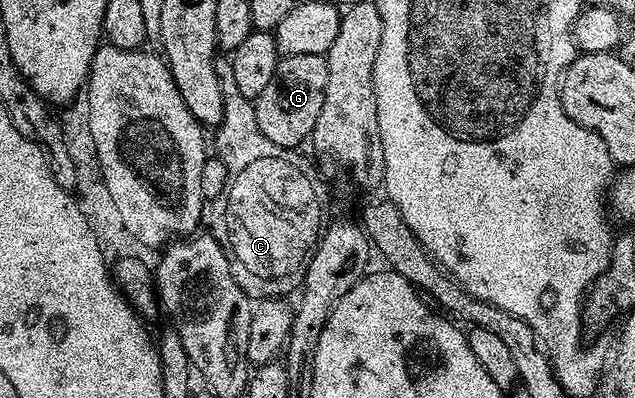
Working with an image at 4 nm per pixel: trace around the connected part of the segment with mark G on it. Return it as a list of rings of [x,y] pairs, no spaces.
[[[324,55],[280,57],[273,72],[273,80],[269,80],[261,96],[253,100],[257,112],[257,128],[261,128],[261,132],[273,140],[273,144],[288,148],[302,147],[302,142],[306,143],[310,139],[317,124],[317,116],[321,116],[321,104],[325,104],[325,84],[328,80],[329,68]]]

